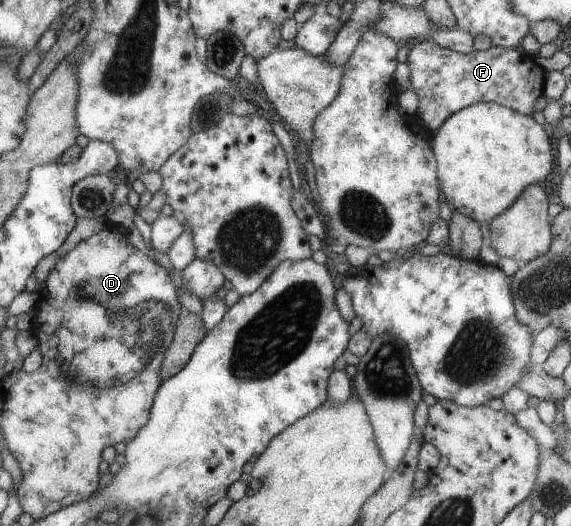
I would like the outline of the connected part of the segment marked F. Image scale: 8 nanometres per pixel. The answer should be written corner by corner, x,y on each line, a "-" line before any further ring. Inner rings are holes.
423,39
410,43
405,63
409,70
409,84
418,98
415,113
422,120
425,128
432,133
451,114
478,102
491,102
521,114
532,114
535,98
541,94
541,88
543,88
543,70
529,56
525,56
525,62
523,62
523,56
521,52
517,52
517,47
503,48
491,45
487,50
456,53
451,48
441,48
431,40

